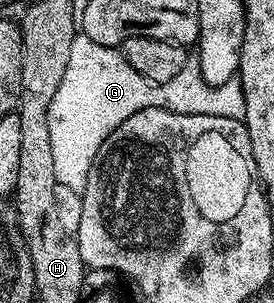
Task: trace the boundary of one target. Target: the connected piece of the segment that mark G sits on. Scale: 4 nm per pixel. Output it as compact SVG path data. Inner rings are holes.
M77 32L71 44L67 70L49 106L51 151L57 185L78 192L84 190L87 172L91 172L95 152L99 152L103 140L107 140L107 136L111 136L111 132L127 120L127 116L135 116L135 112L152 106L180 114L244 119L245 93L237 78L218 86L207 84L201 79L201 69L193 60L172 80L149 82L142 74L135 72L131 64L127 64L120 49L95 44L95 40Z

